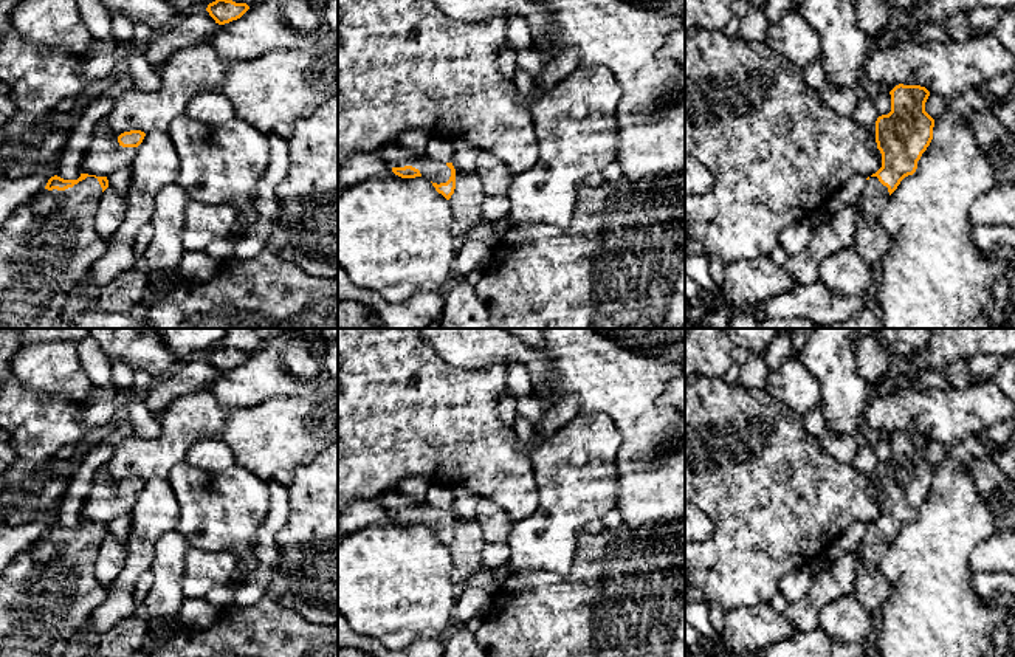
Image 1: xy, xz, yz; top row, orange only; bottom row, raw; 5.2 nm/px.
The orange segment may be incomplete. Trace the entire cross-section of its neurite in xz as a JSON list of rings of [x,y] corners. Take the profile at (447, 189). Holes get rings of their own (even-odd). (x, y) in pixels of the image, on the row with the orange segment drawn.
[[[389,143],[387,146],[381,147],[377,157],[386,161],[392,167],[392,172],[401,178],[428,178],[435,191],[446,200],[449,200],[454,194],[456,169],[452,163],[445,164],[432,161],[425,152],[414,153],[398,143]]]

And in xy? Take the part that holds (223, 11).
[[[215,0],[208,5],[206,11],[218,25],[229,23],[240,19],[249,6],[246,3],[236,3],[232,0]]]

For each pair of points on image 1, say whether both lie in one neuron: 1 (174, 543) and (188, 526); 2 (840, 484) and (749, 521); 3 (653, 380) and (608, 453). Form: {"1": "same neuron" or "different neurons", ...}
{"1": "different neurons", "2": "same neuron", "3": "different neurons"}

